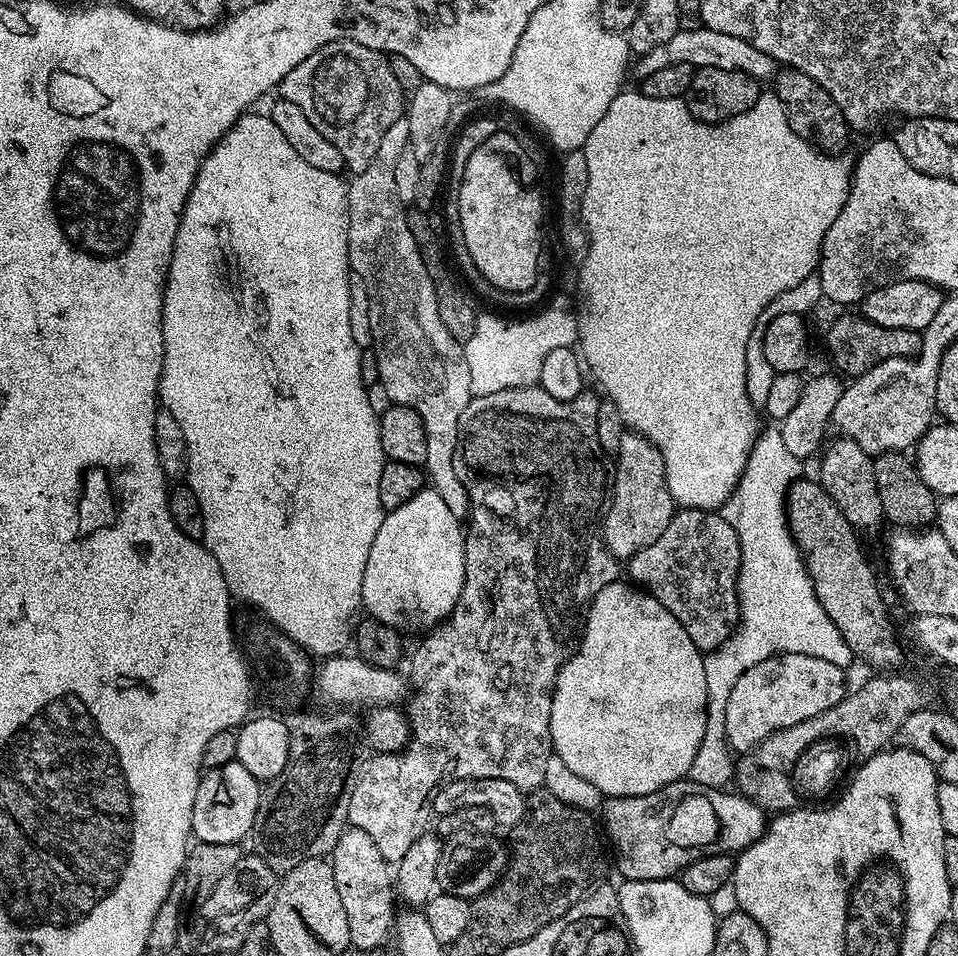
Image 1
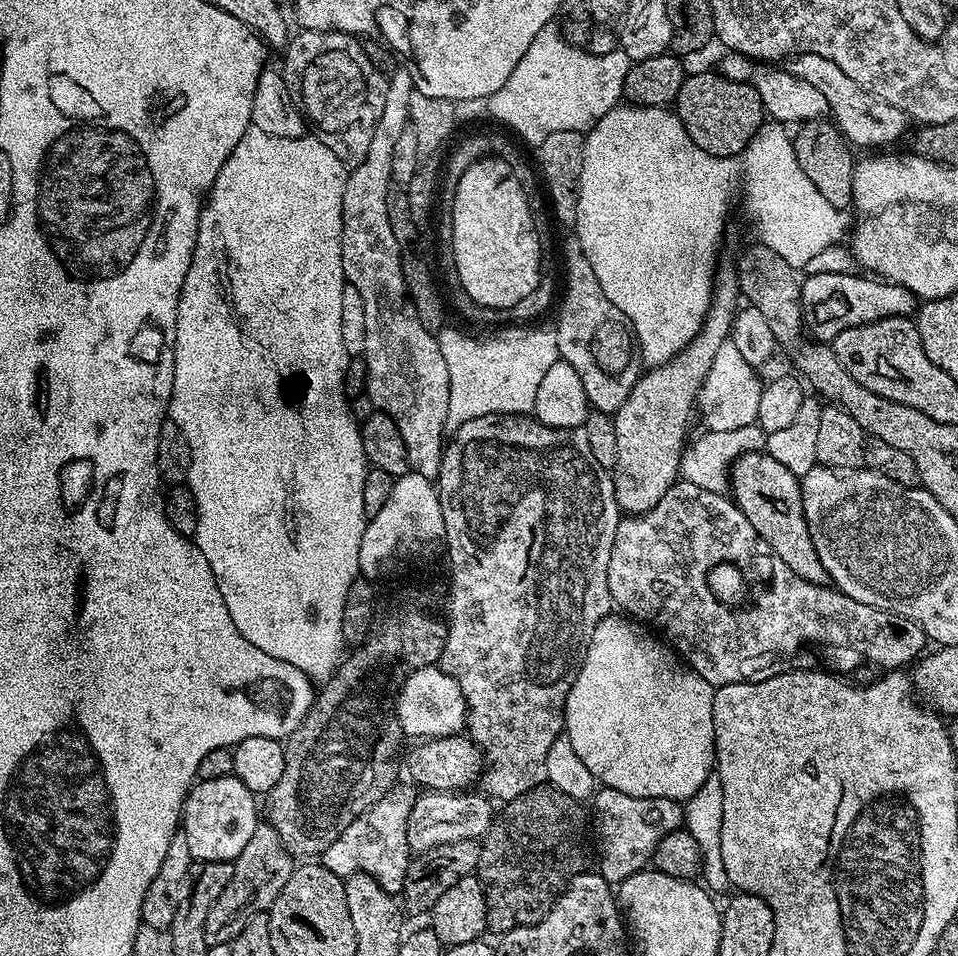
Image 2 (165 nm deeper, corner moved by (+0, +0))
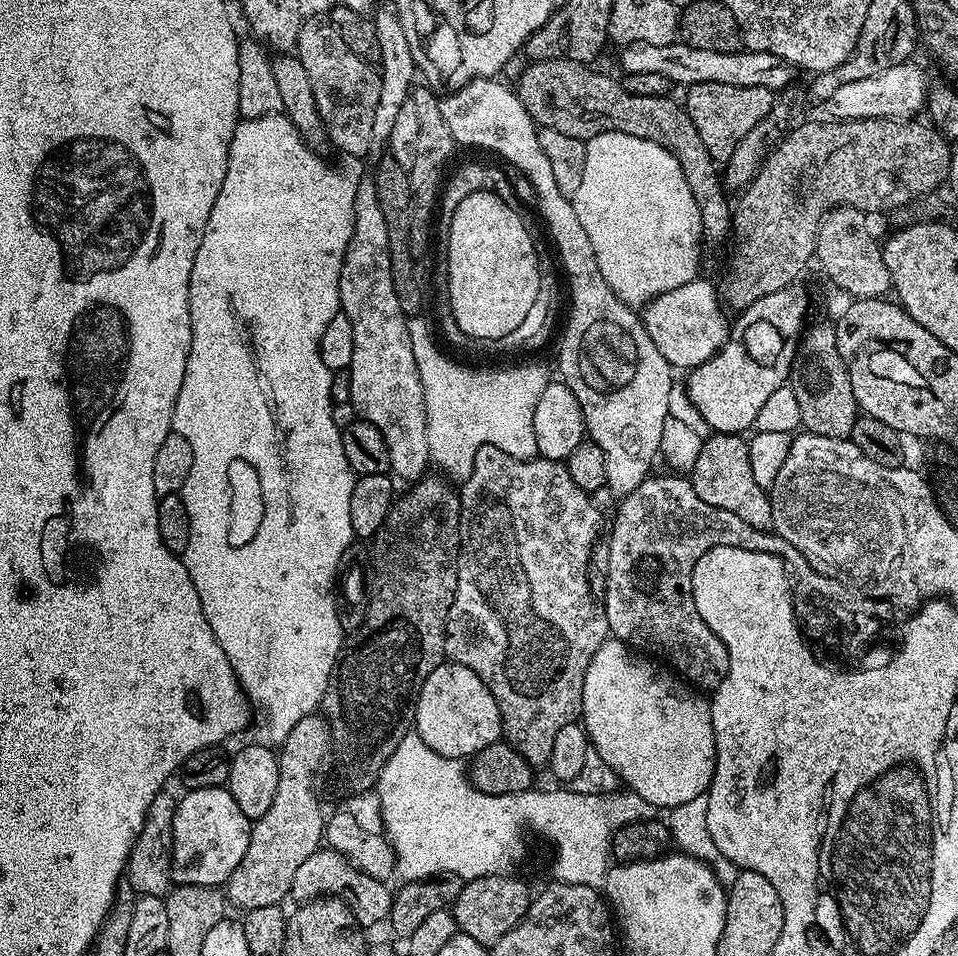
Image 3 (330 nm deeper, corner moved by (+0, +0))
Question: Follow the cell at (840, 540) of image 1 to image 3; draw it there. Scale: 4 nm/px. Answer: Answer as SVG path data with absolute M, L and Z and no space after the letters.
M723 430L705 439L701 453L694 464L690 479L694 486L694 494L707 502L709 506L718 506L718 510L730 510L730 514L738 514L742 522L750 522L750 526L772 528L772 501L765 485L754 478L754 470L750 470L750 454L748 440L743 435Z

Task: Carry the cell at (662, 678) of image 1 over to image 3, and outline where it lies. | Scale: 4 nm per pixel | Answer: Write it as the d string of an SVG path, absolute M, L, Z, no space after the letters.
M609 638L605 640L602 646L598 646L598 650L594 654L594 658L590 658L590 666L586 670L586 678L582 686L582 710L580 711L584 731L588 734L588 742L590 748L602 756L606 765L610 766L628 788L640 800L645 800L648 804L653 804L656 808L667 810L674 806L682 806L682 802L690 802L690 798L698 798L707 793L712 775L714 774L714 766L716 765L716 747L714 746L714 726L712 725L712 705L707 699L704 700L700 696L701 693L695 687L689 686L673 669L667 666L661 666L655 659L649 658L647 655L641 654L628 645L622 643L621 640Z

